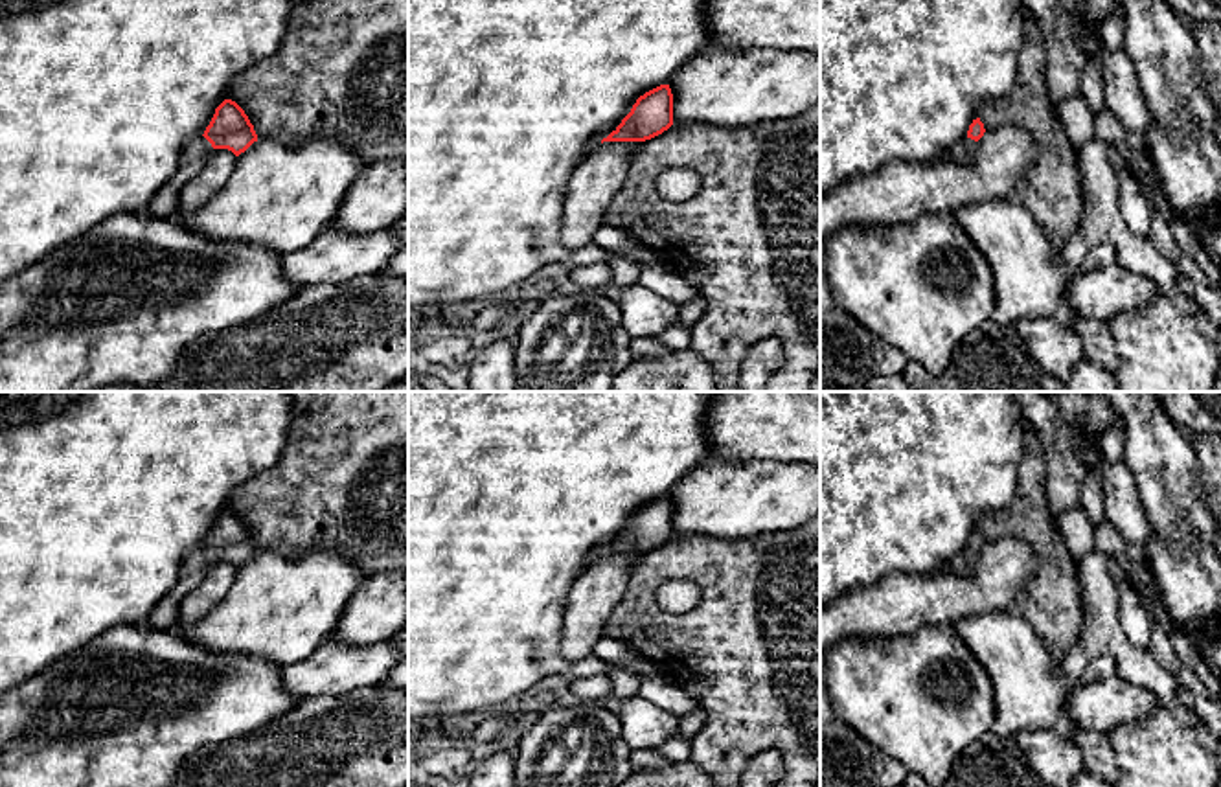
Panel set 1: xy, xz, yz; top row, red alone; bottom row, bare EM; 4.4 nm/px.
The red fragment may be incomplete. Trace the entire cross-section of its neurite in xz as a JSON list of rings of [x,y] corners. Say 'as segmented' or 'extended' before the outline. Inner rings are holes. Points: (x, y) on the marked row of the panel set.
extended; [[[660,85],[636,99],[620,125],[605,129],[588,143],[588,151],[603,142],[645,142],[673,125],[673,94]]]

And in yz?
extended; [[[980,118],[973,120],[967,136],[951,149],[949,156],[960,164],[967,164],[973,158],[978,140],[984,136],[984,132],[986,129]]]

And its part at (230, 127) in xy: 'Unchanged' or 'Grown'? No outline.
Grown

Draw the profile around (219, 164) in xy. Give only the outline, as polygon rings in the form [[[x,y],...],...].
[[[211,149],[202,169],[180,189],[178,213],[189,213],[210,202],[228,182],[237,156],[228,149]]]

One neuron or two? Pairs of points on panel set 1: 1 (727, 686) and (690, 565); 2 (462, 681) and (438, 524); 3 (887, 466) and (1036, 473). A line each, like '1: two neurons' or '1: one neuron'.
1: one neuron
2: one neuron
3: two neurons

